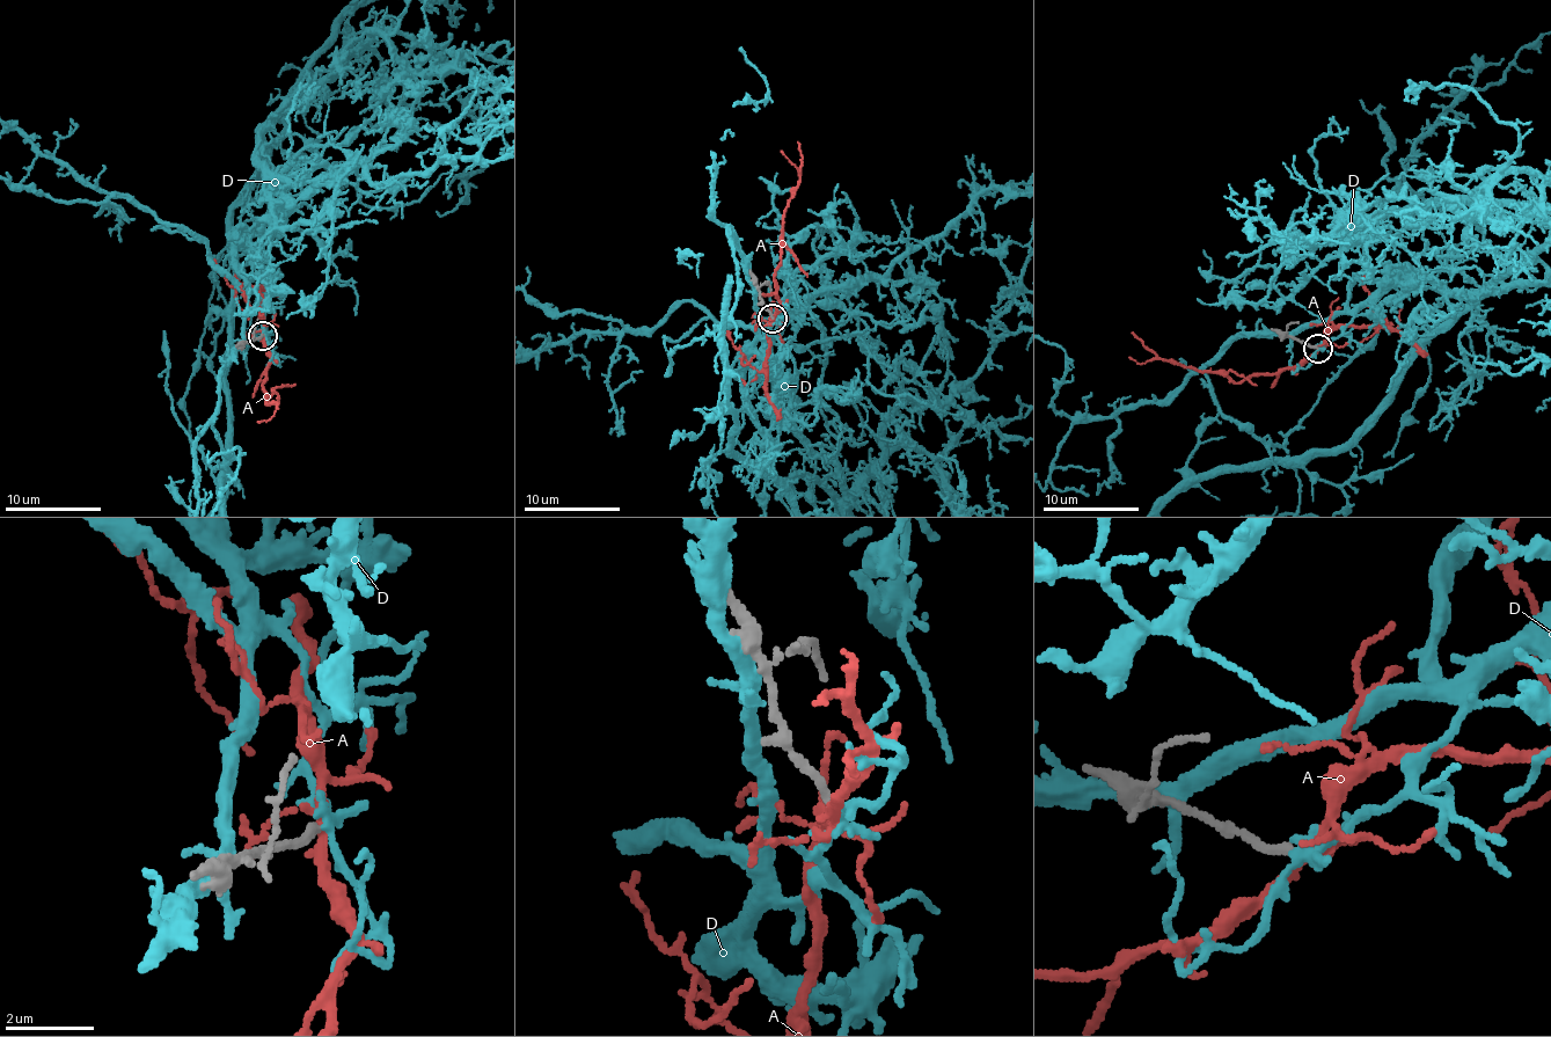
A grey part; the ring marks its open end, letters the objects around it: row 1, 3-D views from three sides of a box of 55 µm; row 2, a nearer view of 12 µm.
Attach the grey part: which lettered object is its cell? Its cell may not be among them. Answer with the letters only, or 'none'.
A

